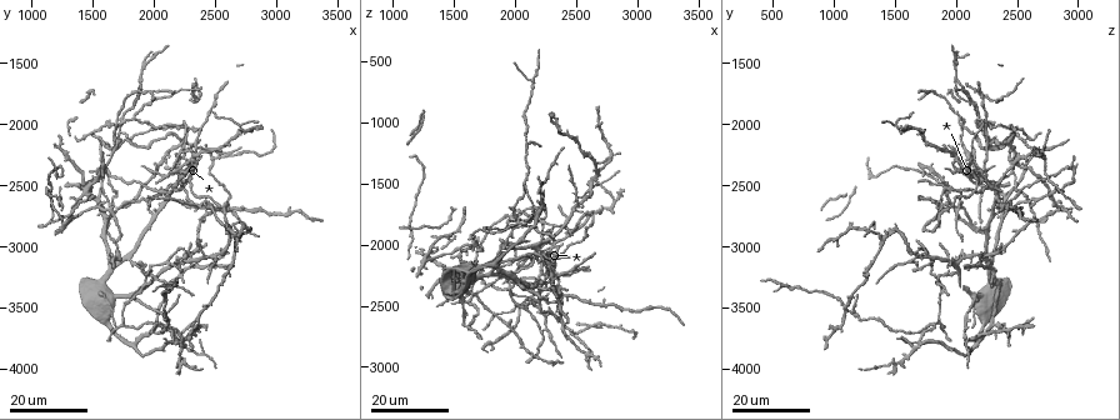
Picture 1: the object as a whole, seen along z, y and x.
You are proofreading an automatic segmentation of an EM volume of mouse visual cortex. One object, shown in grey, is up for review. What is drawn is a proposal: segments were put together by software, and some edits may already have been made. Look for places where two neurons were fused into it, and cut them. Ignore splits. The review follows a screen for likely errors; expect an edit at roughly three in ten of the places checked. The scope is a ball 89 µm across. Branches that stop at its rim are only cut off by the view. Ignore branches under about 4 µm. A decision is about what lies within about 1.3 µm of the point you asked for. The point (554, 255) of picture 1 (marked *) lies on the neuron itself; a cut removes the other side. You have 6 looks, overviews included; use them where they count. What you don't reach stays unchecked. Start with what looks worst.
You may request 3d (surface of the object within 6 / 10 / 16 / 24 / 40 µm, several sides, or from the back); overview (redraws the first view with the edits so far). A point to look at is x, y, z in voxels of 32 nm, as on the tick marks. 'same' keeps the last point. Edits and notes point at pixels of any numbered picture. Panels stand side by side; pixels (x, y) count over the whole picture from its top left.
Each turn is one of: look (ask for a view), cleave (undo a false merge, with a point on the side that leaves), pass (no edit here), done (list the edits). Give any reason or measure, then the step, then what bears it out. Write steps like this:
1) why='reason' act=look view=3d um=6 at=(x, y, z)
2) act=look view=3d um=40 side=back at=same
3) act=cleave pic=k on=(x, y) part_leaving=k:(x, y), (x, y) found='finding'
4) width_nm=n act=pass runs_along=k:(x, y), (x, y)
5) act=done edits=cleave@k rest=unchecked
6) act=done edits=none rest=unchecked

why='four or more arms meet' act=look view=3d um=16 at=(2760, 2860, 1300)

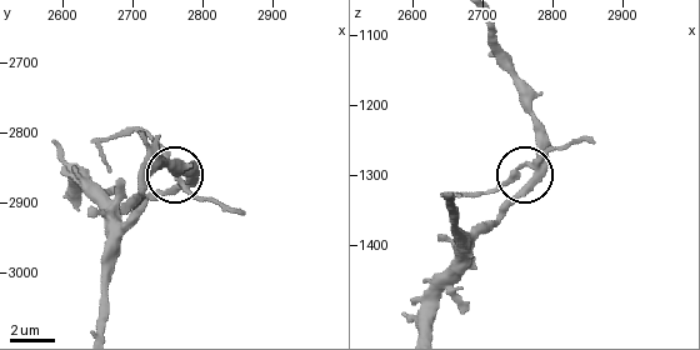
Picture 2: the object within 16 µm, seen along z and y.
act=look view=3d um=6 at=same

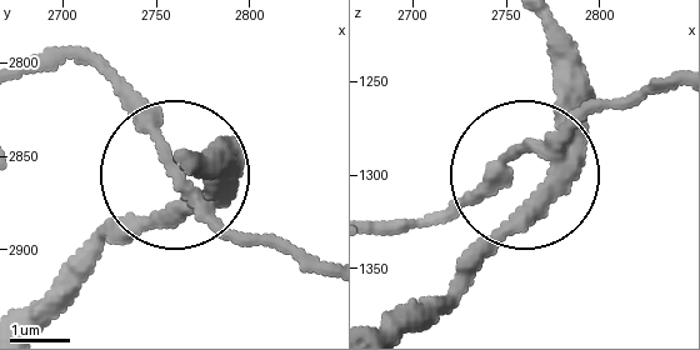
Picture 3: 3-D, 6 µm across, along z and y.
side_arm_um=6 act=cleave pic=3 on=(153, 130) part_leaving=3:(550, 153), (506, 158), (431, 216), (371, 226) found='two neurons meet here'

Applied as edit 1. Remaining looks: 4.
act=look view=3d um=16 at=(2620, 2240, 2660)

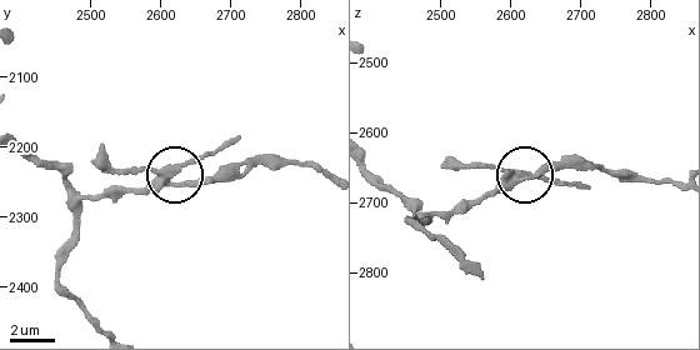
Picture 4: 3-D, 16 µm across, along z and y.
act=look view=3d um=6 at=(2605, 2235, 2655)

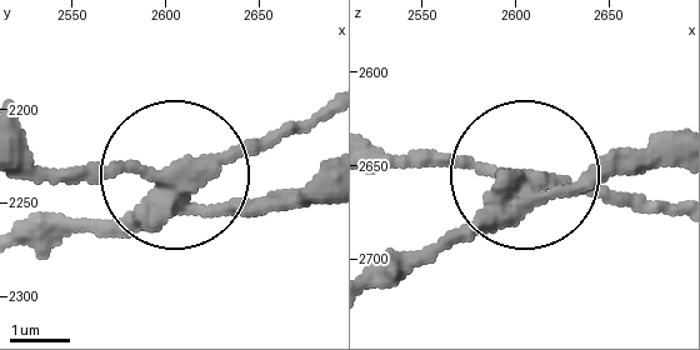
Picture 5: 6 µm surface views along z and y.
arms=4 act=cleave pic=5 on=(83, 169) part_leaving=5:(166, 203), (325, 118) found='two neurons meet here'

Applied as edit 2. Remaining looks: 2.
act=done edits=cleave@3,cleave@5 rest=unchecked

